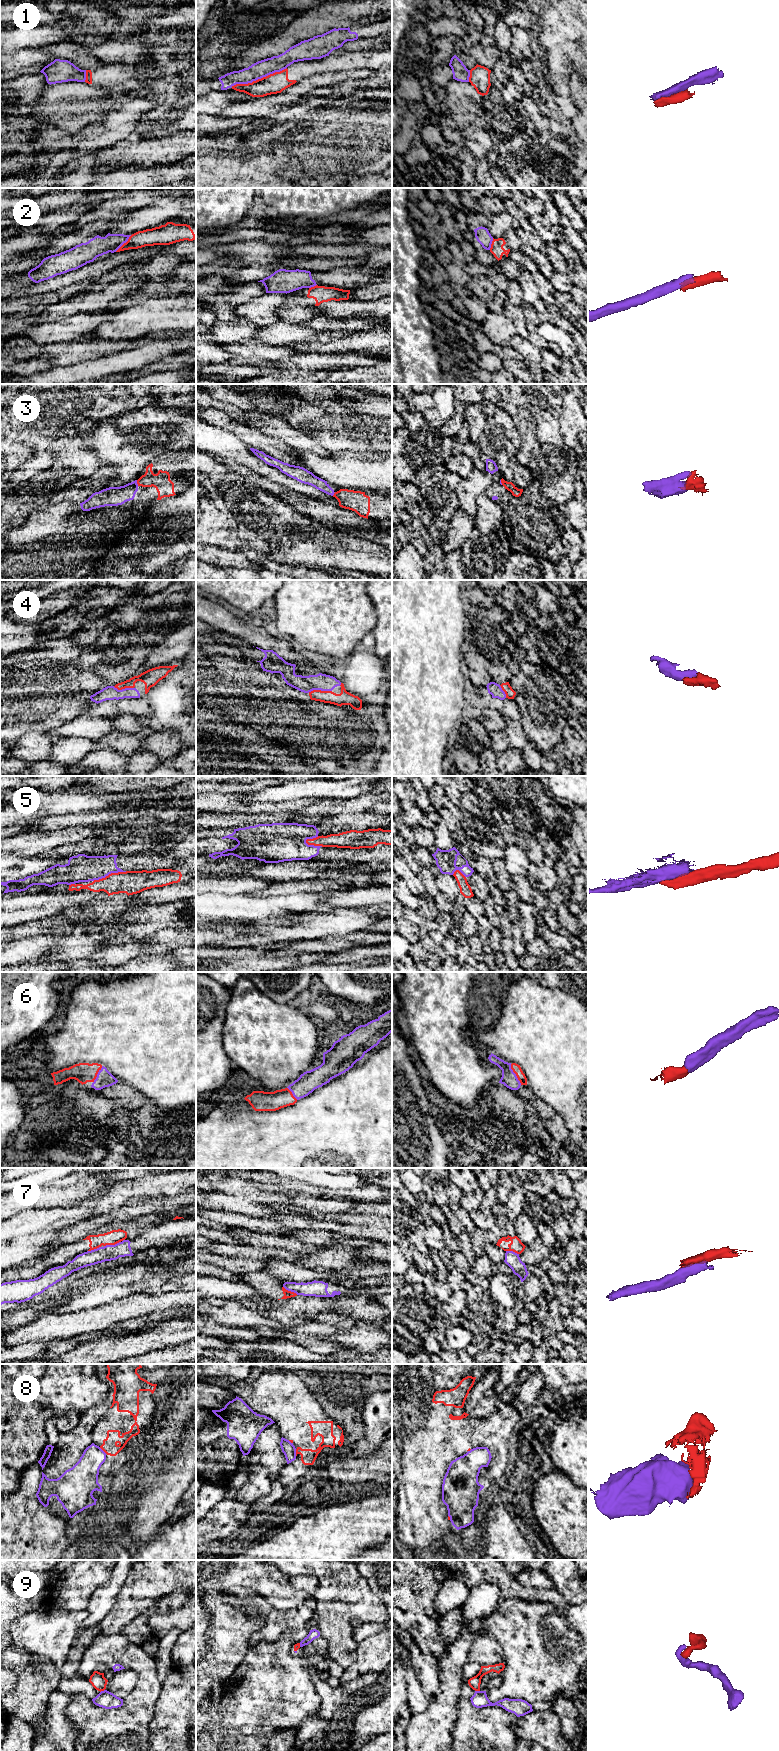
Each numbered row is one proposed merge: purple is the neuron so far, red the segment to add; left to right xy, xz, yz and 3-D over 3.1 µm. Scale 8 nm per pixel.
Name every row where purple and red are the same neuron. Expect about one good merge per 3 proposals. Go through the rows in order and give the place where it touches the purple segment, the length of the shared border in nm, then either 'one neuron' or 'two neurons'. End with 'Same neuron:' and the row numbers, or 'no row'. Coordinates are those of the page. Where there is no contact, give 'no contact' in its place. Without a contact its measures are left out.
1: xz (258, 78) | 480 nm | two neurons
2: xy (123, 243) | 190 nm | two neurons
3: xy (136, 483) | 50 nm | one neuron
4: xz (319, 689) | 190 nm | one neuron
5: xy (109, 873) | 280 nm | two neurons
6: yz (515, 1074) | 190 nm | one neuron
7: xy (112, 1245) | 140 nm | two neurons
8: xy (102, 1450) | 80 nm | two neurons
9: xy (102, 1691) | 50 nm | two neurons
Same neuron: 3, 4, 6

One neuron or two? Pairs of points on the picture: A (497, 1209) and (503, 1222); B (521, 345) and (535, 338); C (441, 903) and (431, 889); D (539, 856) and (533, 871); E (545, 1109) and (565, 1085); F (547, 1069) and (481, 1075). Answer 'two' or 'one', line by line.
A: one
B: two
C: one
D: two
E: two
F: two

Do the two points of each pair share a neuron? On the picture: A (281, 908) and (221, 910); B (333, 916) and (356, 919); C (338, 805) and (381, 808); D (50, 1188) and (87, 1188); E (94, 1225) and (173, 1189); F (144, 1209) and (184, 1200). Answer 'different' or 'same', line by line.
A: same
B: same
C: same
D: same
E: different
F: same

